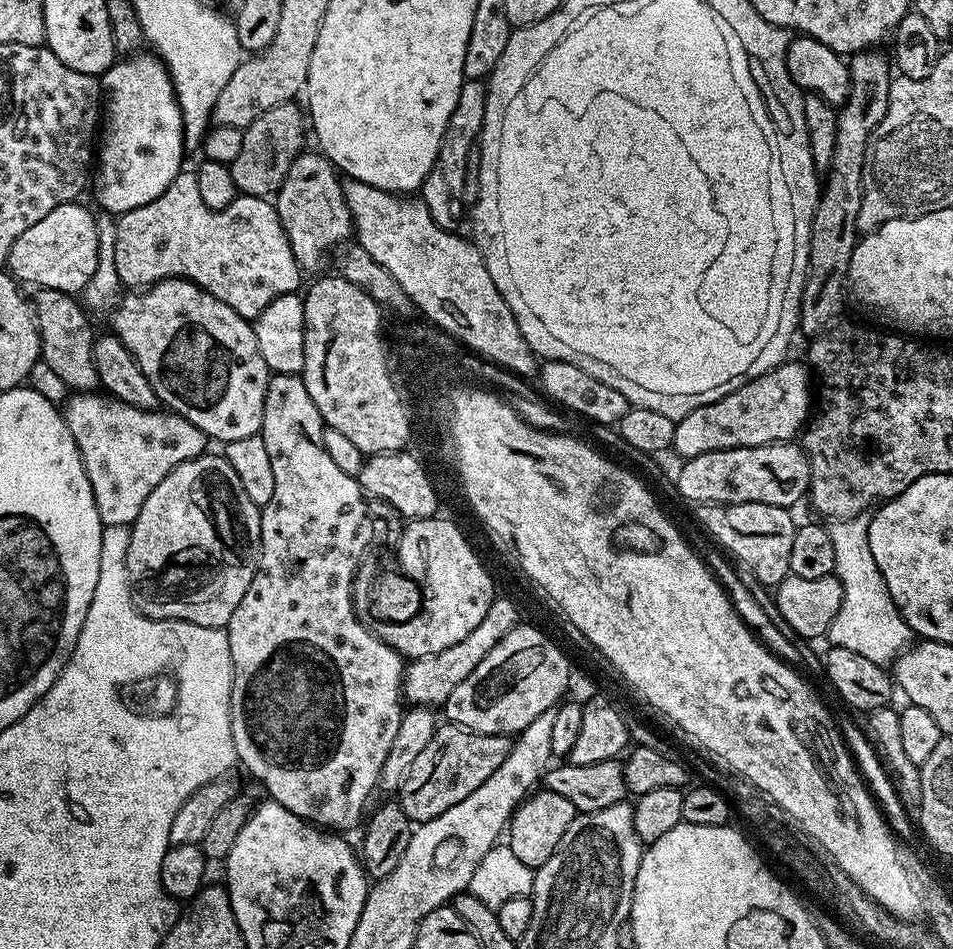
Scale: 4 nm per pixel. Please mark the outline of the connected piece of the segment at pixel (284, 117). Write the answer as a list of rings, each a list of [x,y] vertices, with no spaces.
[[[289,102],[274,106],[266,110],[266,114],[254,118],[254,122],[243,129],[242,150],[238,150],[238,158],[234,158],[230,165],[237,193],[272,198],[280,191],[286,170],[290,170],[294,158],[306,148],[306,112],[298,105],[299,103]]]

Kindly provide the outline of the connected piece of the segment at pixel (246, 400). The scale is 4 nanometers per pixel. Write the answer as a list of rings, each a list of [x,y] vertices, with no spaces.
[[[159,280],[147,290],[132,290],[127,295],[115,305],[111,331],[130,350],[138,366],[142,366],[142,374],[154,386],[157,401],[198,426],[213,441],[227,442],[257,435],[262,426],[270,373],[258,350],[255,327],[193,280]]]

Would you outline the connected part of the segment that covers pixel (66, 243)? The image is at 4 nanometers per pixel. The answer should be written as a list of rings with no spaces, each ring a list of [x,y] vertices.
[[[80,202],[59,204],[46,218],[41,218],[14,242],[14,246],[8,255],[7,271],[21,285],[32,284],[36,288],[49,288],[50,290],[62,290],[69,294],[83,293],[85,286],[94,278],[96,267],[100,261],[100,226],[97,217],[92,217],[88,208],[83,208]]]

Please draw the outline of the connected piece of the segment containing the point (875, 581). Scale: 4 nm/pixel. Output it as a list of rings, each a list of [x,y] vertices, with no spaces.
[[[863,514],[827,525],[830,542],[834,542],[834,574],[842,582],[842,606],[838,606],[838,614],[834,614],[826,640],[829,645],[854,650],[854,654],[862,654],[862,658],[870,658],[870,662],[888,666],[909,647],[914,633],[902,618],[894,598],[890,598],[886,578],[882,578],[882,570],[878,570],[874,554],[870,554],[868,527],[871,521],[871,515]]]

